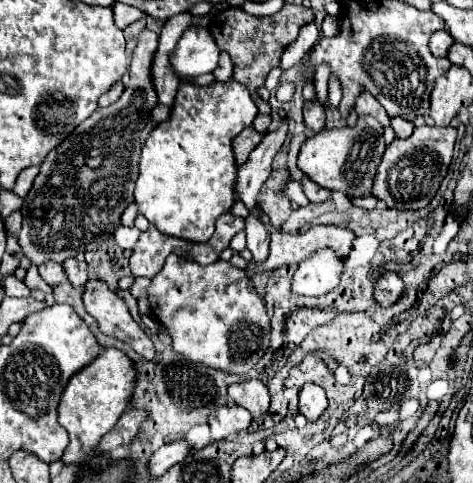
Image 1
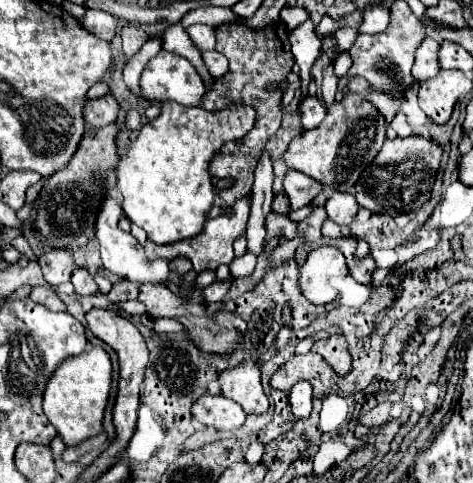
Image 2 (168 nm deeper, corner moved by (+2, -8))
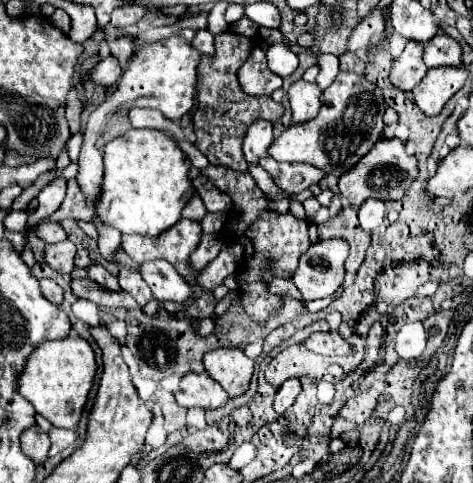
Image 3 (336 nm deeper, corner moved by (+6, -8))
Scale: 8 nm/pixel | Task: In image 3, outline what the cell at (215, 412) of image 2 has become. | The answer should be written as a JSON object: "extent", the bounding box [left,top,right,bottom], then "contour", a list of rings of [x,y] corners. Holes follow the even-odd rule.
{"extent":[173,372,227,408],"contour":[[[189,372],[181,378],[179,390],[173,394],[179,406],[193,408],[217,408],[227,402],[227,392],[207,374],[207,372]]]}

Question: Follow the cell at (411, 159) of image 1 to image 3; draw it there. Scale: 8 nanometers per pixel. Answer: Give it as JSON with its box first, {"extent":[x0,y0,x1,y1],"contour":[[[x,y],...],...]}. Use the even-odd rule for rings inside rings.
{"extent":[337,138,417,206],"contour":[[[397,138],[377,140],[373,150],[369,150],[349,172],[345,172],[339,178],[337,190],[339,190],[339,196],[345,198],[345,202],[351,206],[361,206],[371,196],[399,200],[403,198],[405,190],[411,186],[415,176],[417,176],[417,160],[415,156],[405,154],[405,146],[401,140]]]}

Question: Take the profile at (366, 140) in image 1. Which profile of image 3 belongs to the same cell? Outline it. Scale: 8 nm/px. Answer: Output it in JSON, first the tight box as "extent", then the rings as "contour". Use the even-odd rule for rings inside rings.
{"extent":[269,72,385,176],"contour":[[[339,72],[335,82],[321,94],[319,114],[305,124],[291,124],[285,128],[269,146],[269,156],[279,162],[305,162],[325,170],[325,174],[341,176],[379,140],[385,126],[383,114],[385,100],[373,82],[355,72]]]}

